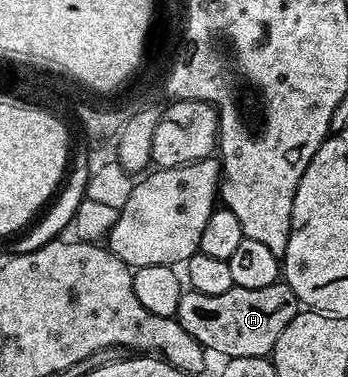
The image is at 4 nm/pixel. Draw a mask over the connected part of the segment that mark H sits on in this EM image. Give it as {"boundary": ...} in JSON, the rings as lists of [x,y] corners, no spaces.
{"boundary":[[[285,281],[273,282],[268,288],[240,288],[234,285],[220,296],[207,296],[205,292],[187,289],[180,296],[178,323],[211,355],[222,354],[223,359],[240,356],[265,358],[273,355],[280,332],[300,312],[300,303]]]}

